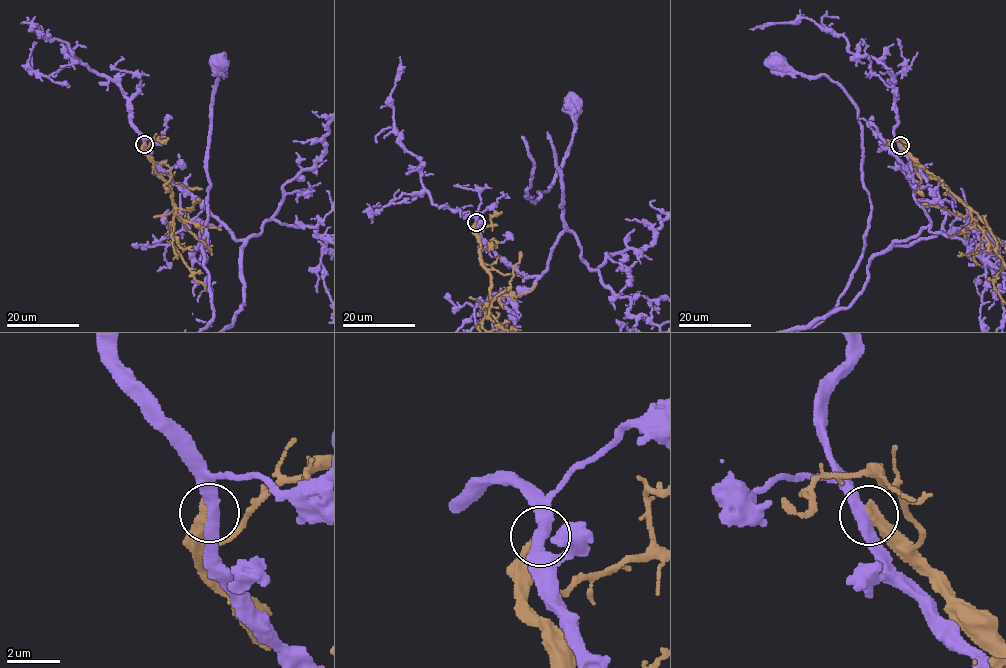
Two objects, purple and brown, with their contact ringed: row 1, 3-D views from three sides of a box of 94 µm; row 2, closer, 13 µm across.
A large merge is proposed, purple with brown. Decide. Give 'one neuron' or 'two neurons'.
two neurons

